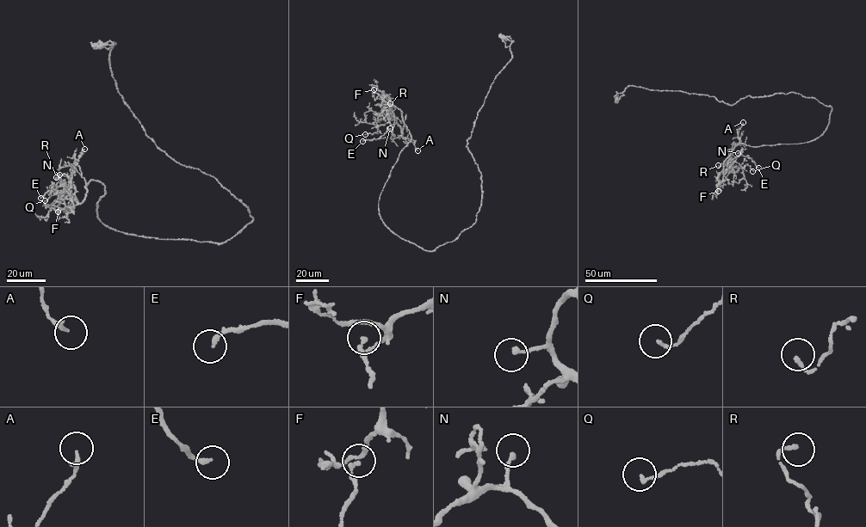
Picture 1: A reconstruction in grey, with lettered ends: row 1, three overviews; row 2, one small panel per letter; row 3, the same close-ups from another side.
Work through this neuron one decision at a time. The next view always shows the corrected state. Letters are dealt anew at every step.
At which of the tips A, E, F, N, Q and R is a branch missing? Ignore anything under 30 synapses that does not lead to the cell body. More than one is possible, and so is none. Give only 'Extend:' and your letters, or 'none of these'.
Extend: none of these

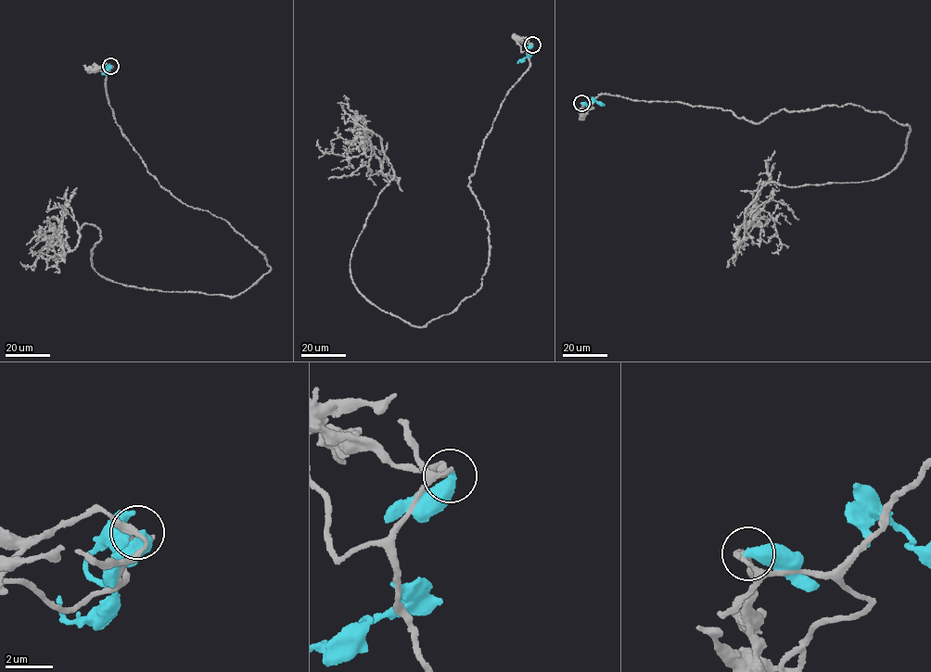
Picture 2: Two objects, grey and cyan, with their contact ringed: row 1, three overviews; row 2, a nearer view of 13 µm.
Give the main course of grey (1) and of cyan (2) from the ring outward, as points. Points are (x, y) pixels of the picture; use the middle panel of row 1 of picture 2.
1: (532, 44), (469, 177), (481, 286), (424, 326), (352, 282), (393, 178), (362, 117), (376, 184)
2: (532, 44), (526, 49), (527, 56), (517, 63)

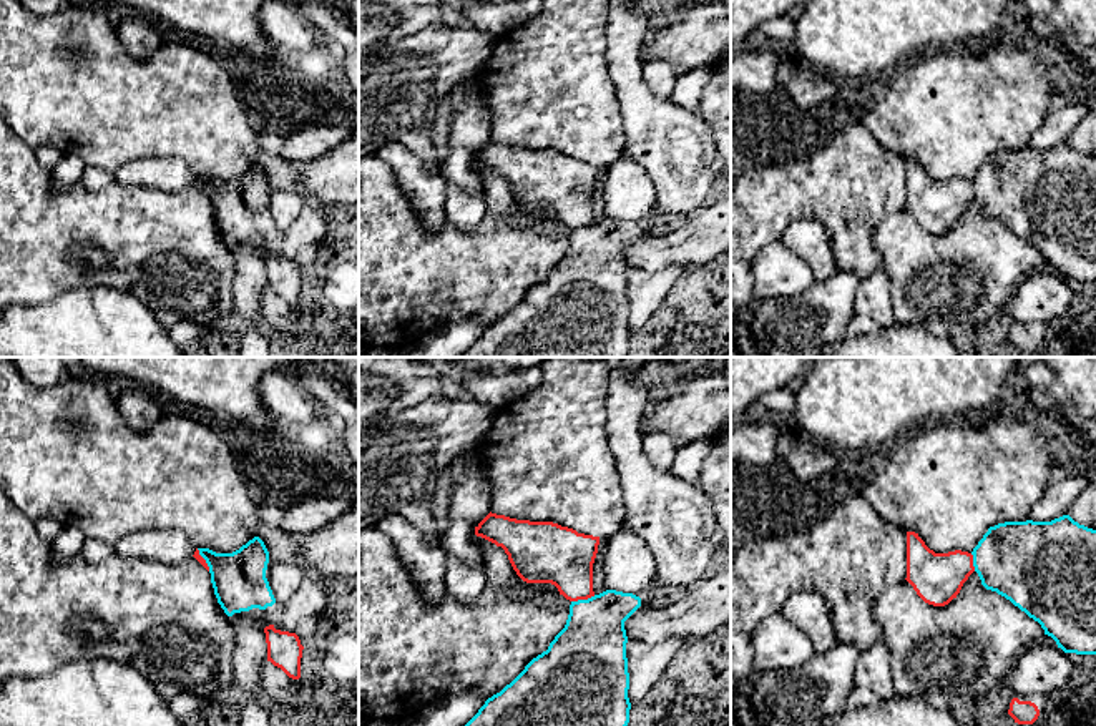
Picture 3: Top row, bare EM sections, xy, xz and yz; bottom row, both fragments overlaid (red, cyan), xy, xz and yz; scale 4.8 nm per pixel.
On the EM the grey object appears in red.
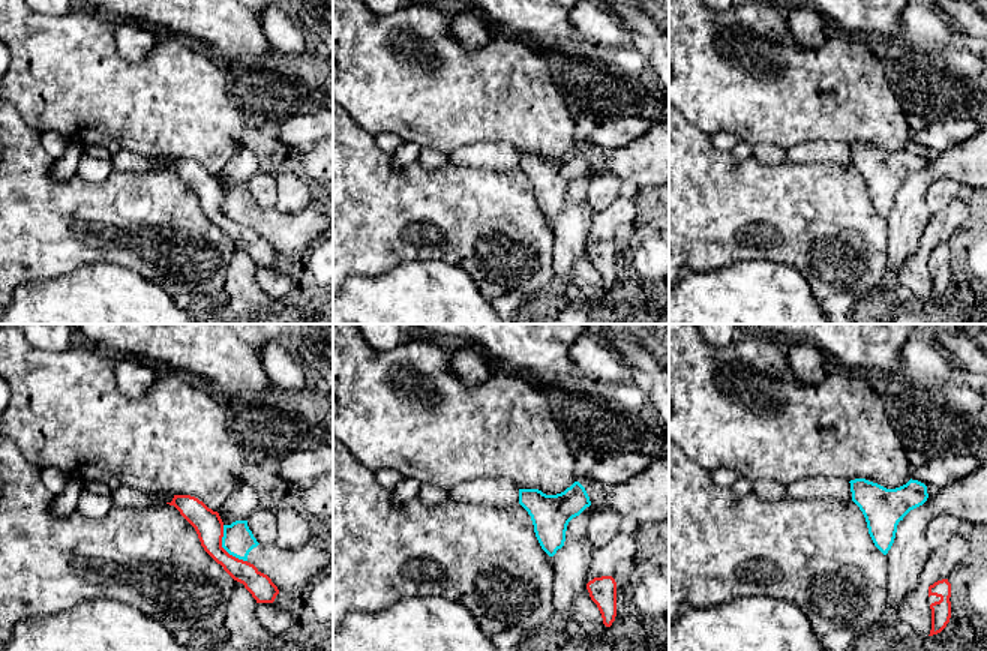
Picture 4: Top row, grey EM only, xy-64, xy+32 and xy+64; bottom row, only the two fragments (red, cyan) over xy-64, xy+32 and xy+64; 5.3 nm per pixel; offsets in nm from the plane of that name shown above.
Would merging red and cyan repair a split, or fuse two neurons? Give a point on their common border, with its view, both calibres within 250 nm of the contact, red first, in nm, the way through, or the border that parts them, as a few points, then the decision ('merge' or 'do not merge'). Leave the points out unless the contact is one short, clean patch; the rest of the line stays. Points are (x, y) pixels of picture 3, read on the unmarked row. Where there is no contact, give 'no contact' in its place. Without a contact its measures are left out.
contact xz (583, 226); calibres 280 and 340 nm; do not merge

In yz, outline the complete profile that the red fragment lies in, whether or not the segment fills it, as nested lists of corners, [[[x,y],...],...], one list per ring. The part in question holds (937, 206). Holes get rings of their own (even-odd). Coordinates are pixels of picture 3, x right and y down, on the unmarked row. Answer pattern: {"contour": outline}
{"contour": [[[907,159],[907,209],[928,233],[945,234],[975,199],[973,183],[955,178],[935,181],[915,159]]]}

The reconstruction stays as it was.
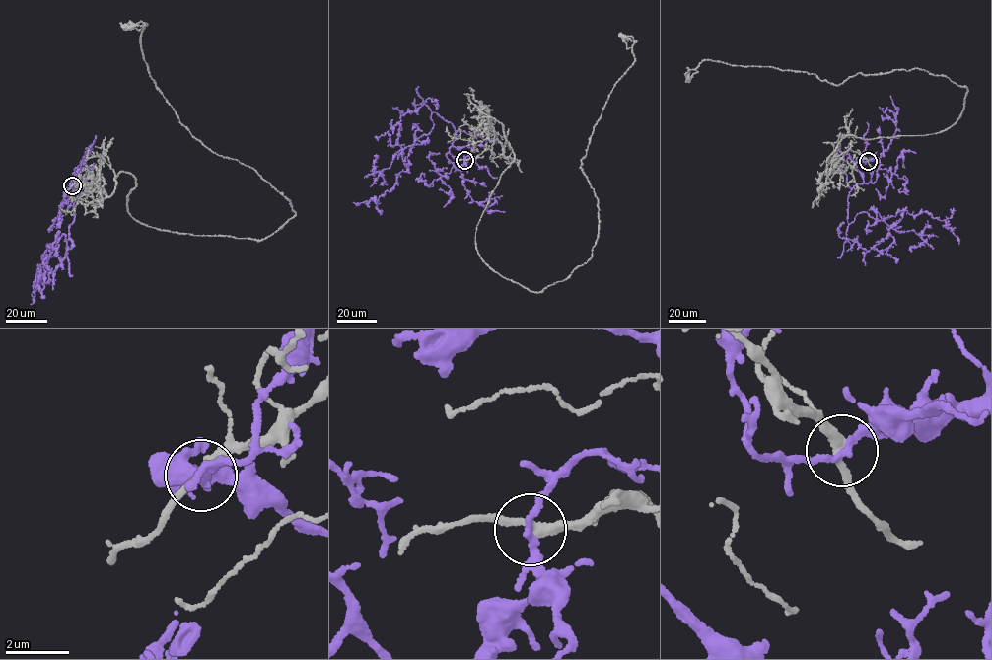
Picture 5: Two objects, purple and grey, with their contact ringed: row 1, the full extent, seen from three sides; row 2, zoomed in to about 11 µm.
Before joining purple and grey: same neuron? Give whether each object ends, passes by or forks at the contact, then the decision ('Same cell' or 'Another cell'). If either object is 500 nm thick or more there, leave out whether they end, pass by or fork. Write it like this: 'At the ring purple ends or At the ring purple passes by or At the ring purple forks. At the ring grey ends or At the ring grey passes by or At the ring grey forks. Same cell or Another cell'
At the ring purple passes by. At the ring grey passes by. Another cell

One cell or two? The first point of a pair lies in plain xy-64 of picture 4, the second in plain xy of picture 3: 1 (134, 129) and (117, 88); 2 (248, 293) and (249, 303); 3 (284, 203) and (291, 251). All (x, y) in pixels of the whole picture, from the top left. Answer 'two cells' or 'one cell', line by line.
1: one cell
2: one cell
3: one cell

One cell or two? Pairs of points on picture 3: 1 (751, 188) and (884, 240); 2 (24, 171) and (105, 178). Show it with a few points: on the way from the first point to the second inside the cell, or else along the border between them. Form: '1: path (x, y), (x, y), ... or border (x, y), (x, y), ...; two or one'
1: border (900, 208), (874, 231), (879, 268); two
2: border (113, 180), (98, 190), (87, 190), (78, 181); two

